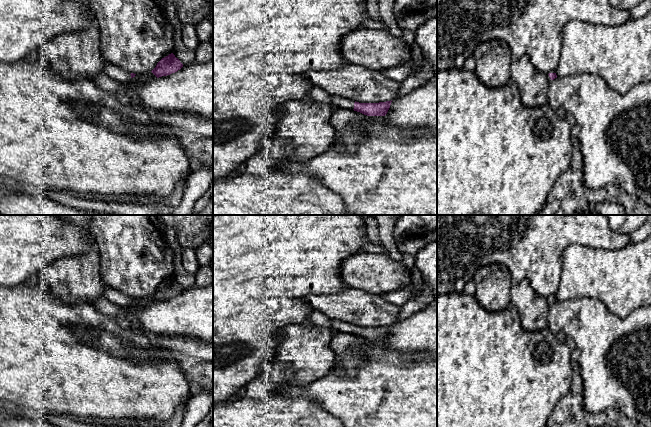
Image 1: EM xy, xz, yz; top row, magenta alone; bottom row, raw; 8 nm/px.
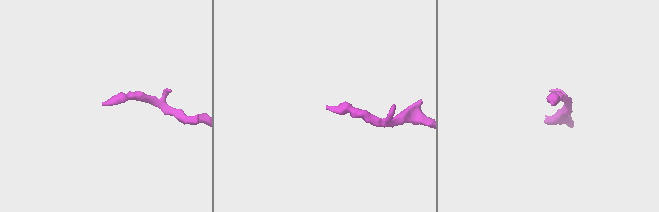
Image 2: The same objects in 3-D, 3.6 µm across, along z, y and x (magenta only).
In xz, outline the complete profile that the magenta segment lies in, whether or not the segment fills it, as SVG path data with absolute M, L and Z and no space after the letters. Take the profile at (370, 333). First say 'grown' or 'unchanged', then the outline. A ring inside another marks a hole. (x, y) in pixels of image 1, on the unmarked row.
grown | M336 319L331 320L331 325L338 333L350 333L367 340L385 340L392 326L359 327Z

